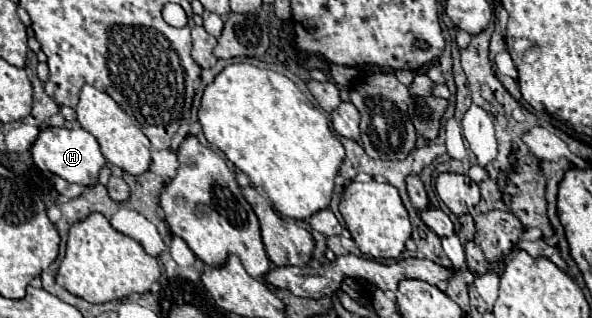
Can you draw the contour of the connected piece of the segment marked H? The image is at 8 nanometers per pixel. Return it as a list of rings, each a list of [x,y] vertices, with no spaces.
[[[75,126],[71,130],[65,128],[43,128],[37,142],[31,148],[31,156],[41,170],[49,170],[67,182],[75,182],[81,186],[93,186],[99,180],[99,170],[107,166],[107,160],[99,148],[99,142],[93,134]]]

